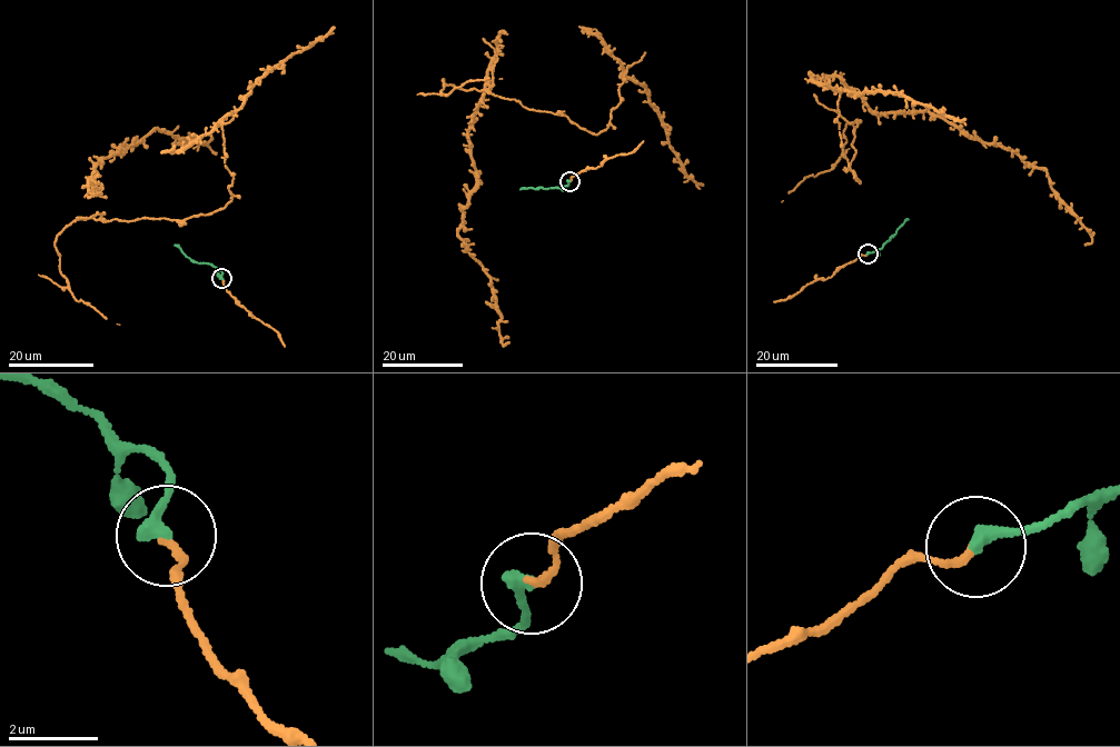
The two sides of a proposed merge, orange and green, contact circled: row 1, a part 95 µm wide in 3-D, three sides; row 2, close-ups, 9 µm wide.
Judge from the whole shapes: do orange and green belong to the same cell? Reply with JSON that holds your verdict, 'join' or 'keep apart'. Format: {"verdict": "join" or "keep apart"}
{"verdict": "join"}

